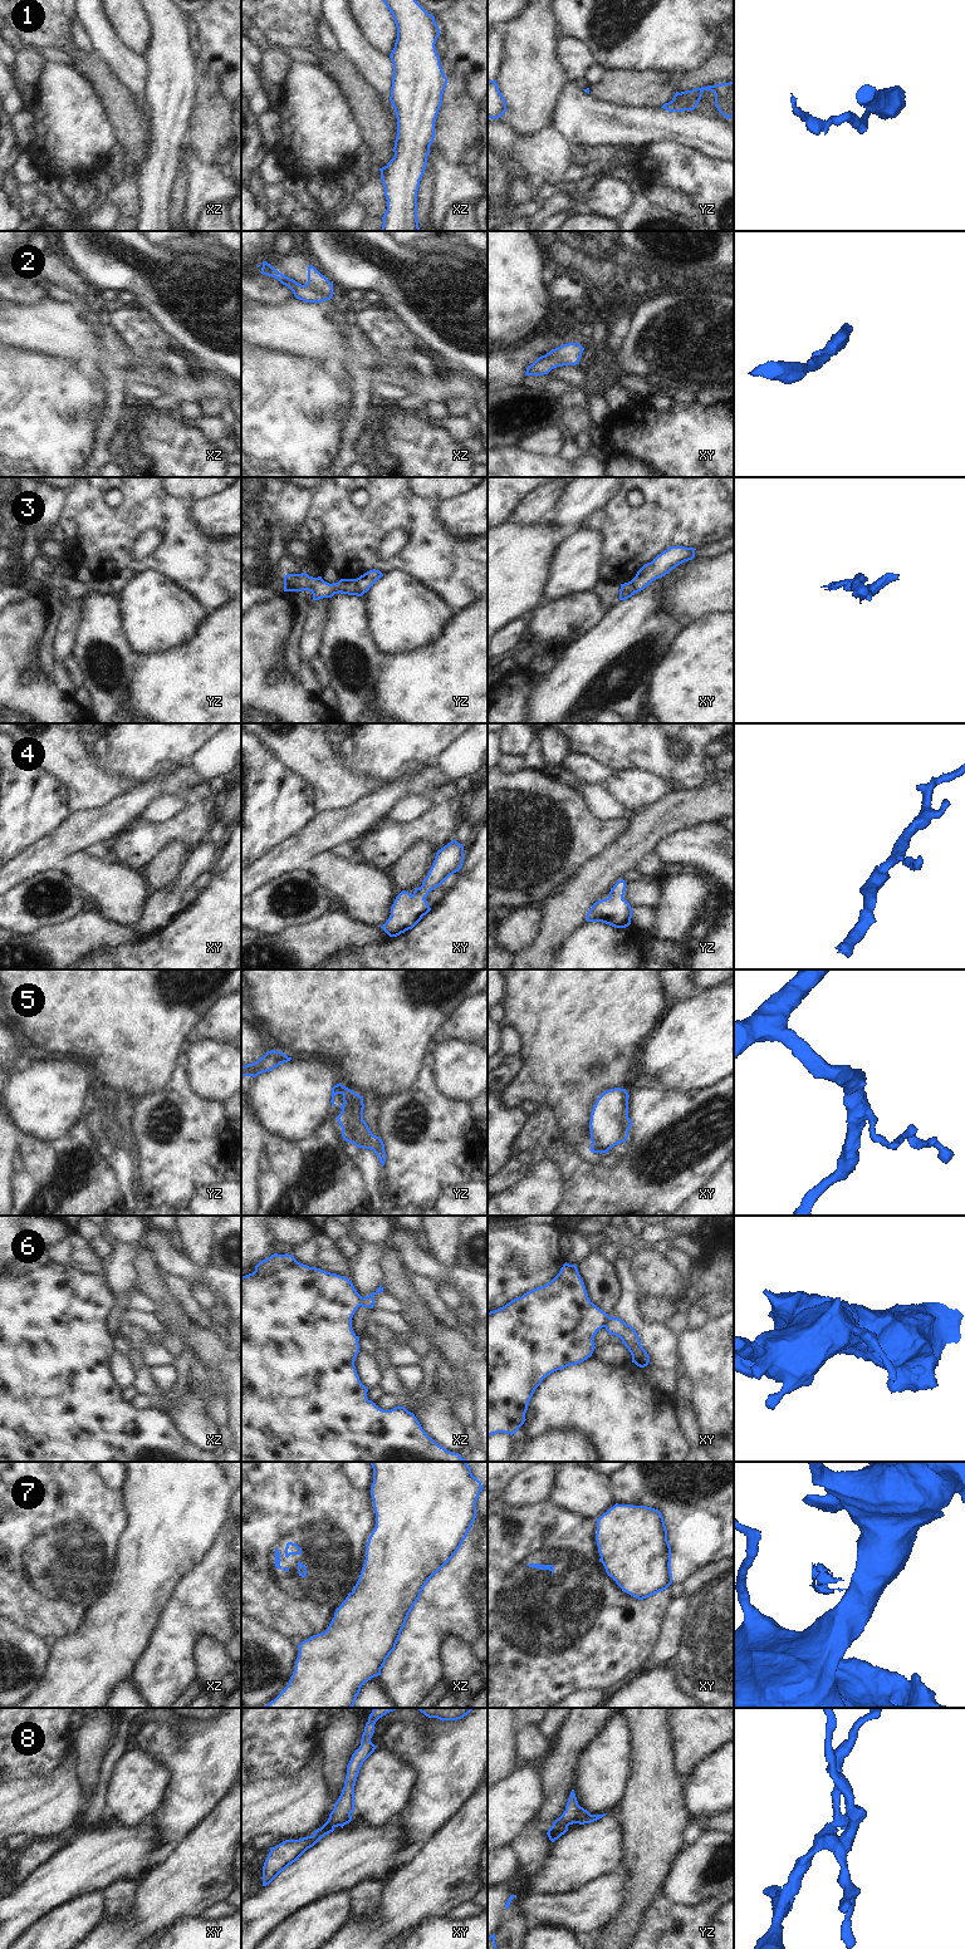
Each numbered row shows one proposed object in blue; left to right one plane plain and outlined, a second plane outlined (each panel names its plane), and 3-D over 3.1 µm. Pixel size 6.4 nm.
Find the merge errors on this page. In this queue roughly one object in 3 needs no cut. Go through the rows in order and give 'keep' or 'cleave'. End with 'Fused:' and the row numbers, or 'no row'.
1: cleave
2: cleave
3: cleave
4: keep
5: cleave
6: cleave
7: cleave
8: keep
Fused: 1, 2, 3, 5, 6, 7

